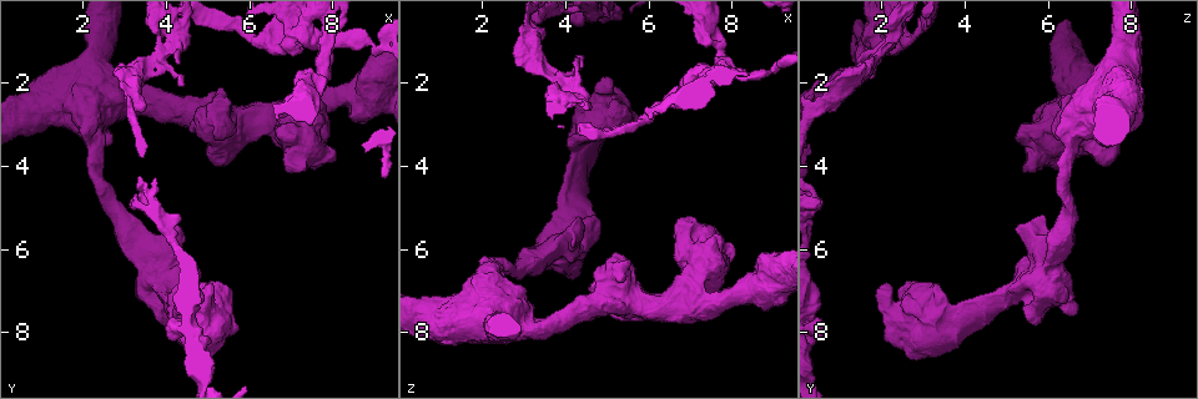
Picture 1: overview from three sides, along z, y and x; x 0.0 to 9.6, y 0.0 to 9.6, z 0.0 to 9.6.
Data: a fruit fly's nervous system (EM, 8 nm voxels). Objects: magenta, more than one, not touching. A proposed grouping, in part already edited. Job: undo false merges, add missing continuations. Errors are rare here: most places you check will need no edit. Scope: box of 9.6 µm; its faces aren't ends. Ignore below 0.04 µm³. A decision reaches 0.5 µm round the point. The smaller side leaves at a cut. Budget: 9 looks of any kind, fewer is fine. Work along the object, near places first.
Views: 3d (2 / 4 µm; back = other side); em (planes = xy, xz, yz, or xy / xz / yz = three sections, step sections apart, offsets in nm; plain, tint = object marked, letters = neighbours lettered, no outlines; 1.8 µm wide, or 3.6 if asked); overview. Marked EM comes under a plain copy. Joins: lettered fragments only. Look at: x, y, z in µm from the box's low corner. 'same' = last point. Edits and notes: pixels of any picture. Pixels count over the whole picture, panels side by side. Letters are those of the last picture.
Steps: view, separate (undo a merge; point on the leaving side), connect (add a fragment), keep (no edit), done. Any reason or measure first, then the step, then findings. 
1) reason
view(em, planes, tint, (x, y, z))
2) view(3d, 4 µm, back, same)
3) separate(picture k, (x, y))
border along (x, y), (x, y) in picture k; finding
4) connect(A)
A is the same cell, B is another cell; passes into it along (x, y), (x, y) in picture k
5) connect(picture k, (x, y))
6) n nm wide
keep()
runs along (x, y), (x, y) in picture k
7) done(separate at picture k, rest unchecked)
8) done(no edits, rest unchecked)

calibre changes
view(3d, 4 µm, (8.65, 2.25, 6.95))

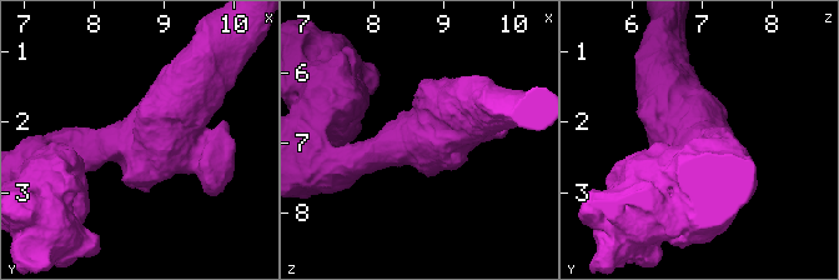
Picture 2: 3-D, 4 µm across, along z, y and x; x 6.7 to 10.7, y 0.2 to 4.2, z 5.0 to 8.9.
view(em, 3.6 µm, xy, step 4, tint, (8.70, 2.25, 6.95))

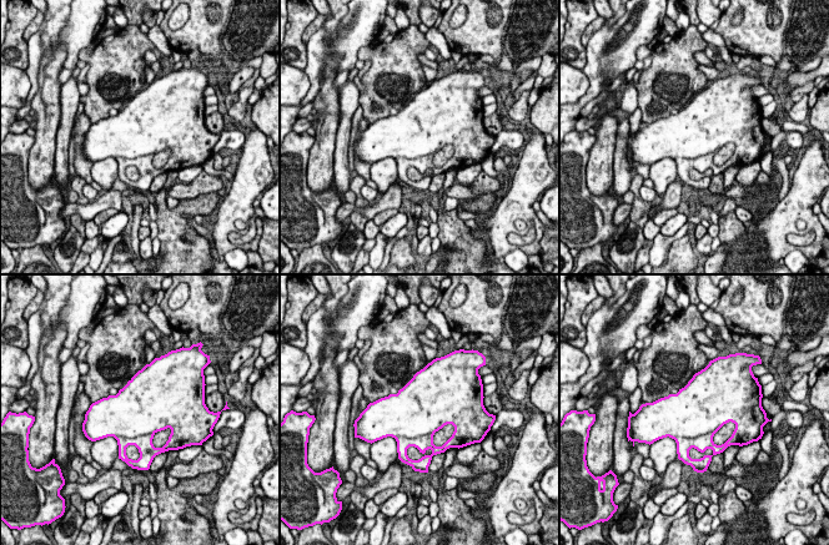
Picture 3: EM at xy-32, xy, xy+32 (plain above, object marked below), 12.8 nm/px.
view(em, 3.6 µm, planes, letters, same)

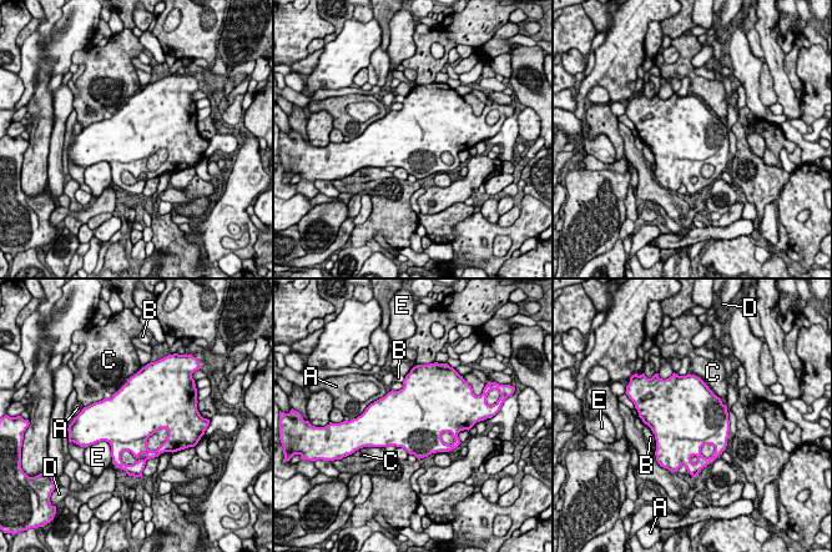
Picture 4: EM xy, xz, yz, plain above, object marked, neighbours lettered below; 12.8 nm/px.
keep()
A, B, C, D and E are other cells; border along (397, 446), (401, 446), (409, 453) in picture 4; continuous, no second neuron

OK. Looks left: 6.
thick turns thin
view(em, 3.6 µm, planes, tint, (2.15, 3.05, 6.80))

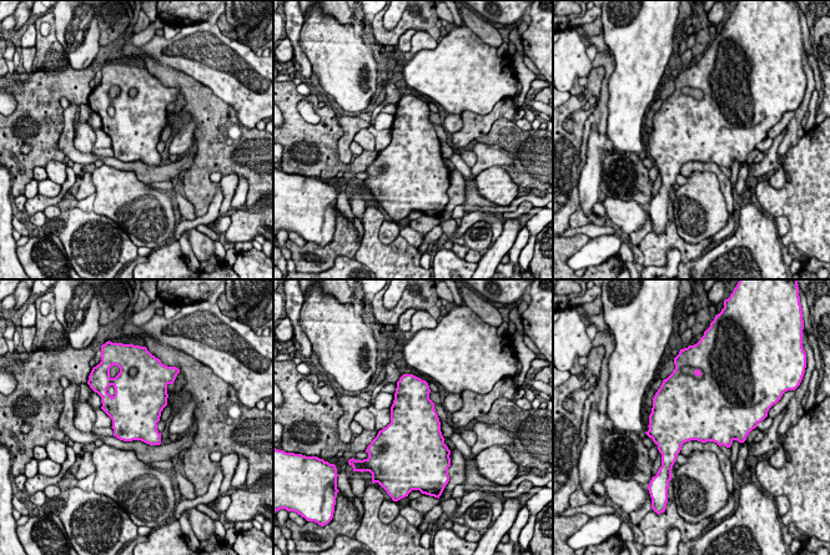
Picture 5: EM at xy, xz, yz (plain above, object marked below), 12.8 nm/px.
what lies round it
view(em, 3.6 µm, planes, letters, same)

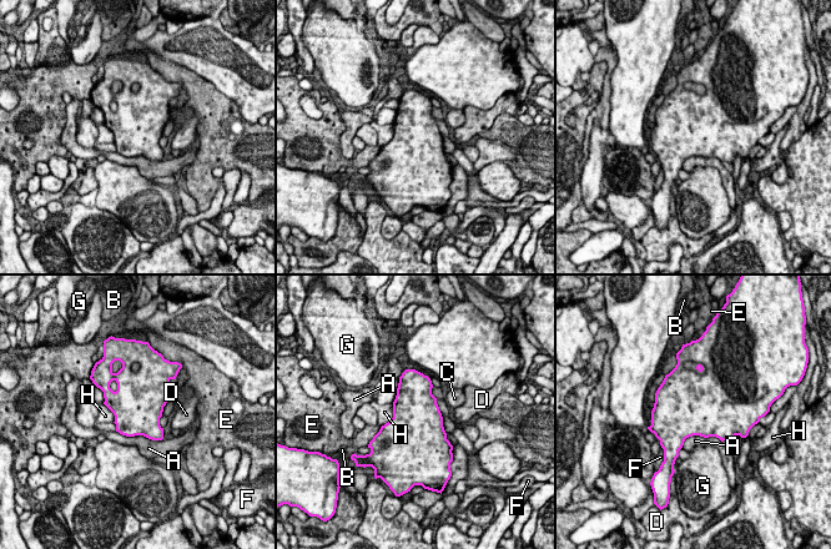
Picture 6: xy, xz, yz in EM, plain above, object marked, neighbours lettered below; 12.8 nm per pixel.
keep()
A, B, C, D, E, F, G and H are other cells; one neuron here

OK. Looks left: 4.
view(3d, 2 µm, (3.85, 1.35, 1.90))

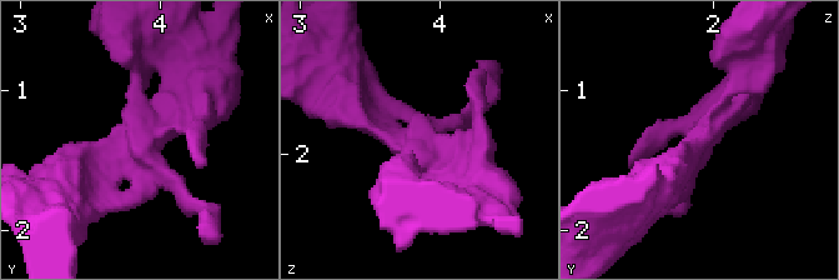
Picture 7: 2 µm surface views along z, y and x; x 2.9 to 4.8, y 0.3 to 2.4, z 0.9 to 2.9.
view(em, planes, letters, (3.88, 1.38, 1.90))

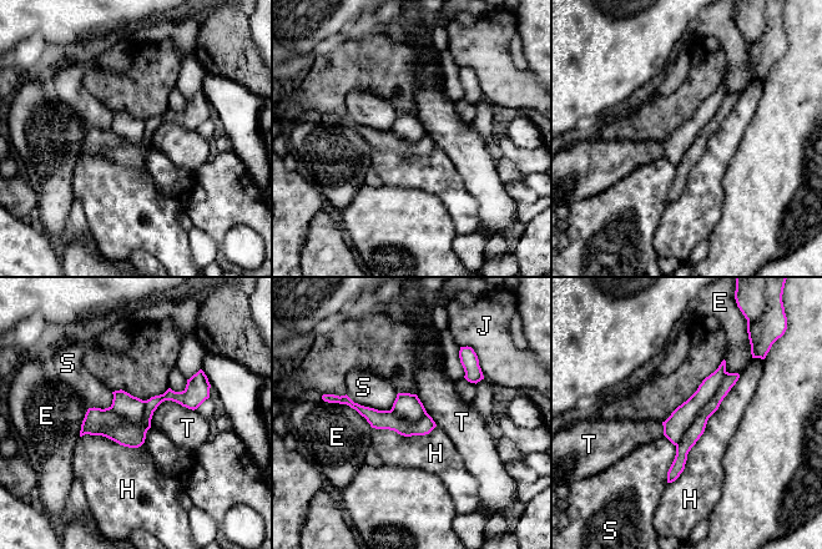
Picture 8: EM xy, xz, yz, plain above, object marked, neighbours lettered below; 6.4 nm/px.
separate(picture 8, (681, 418))
E, H, J, S and T are other cells; the part that leaves runs along (722, 367), (675, 426), (675, 441) in picture 8; a second neuron is stuck on

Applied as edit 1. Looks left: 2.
thick end
view(em, 3.6 µm, xz, step 16, tint, (7.40, 1.70, 1.05))

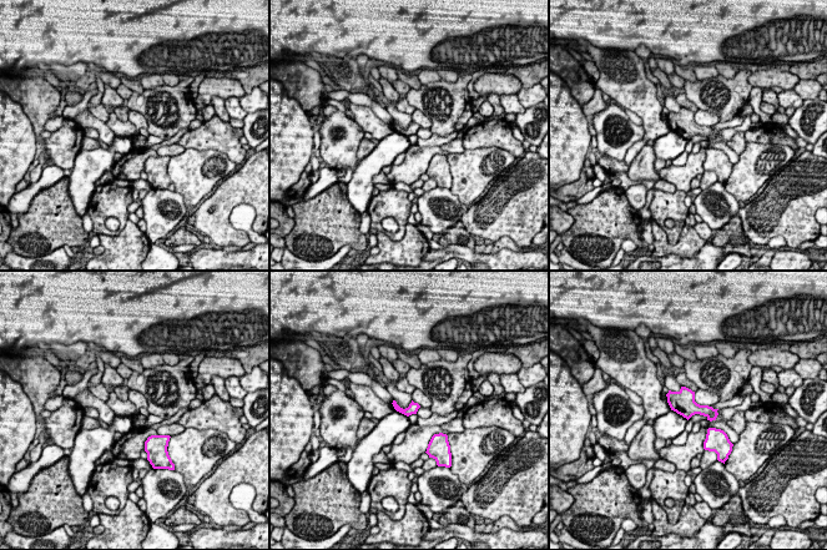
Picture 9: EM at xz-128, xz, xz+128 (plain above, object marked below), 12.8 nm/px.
what lies round it
view(em, 3.6 µm, xz, step 16, letters, same)

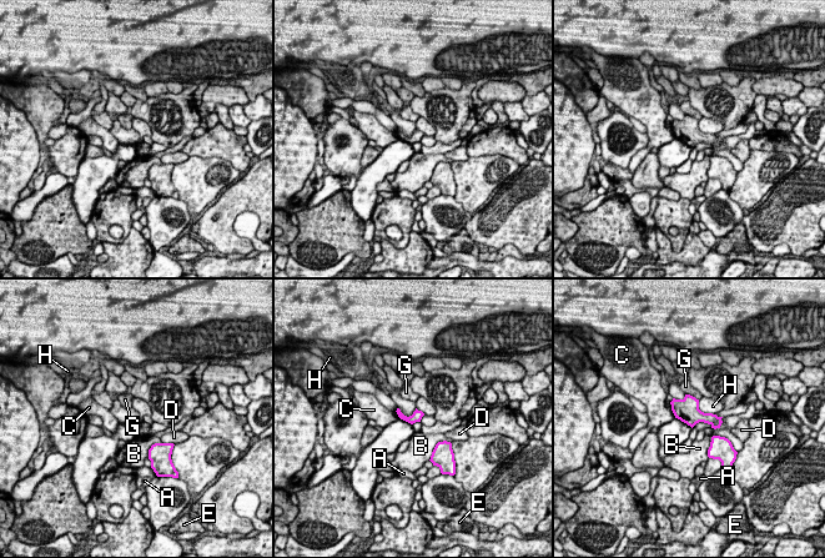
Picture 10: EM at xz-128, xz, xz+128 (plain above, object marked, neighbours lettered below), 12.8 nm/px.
keep()
A, B, C, D, E, G and H are other cells; border along (698, 400), (702, 411), (714, 415) in picture 10; no lettered fragment goes on from it

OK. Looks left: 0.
done(separate at picture 8, rest unchecked)

